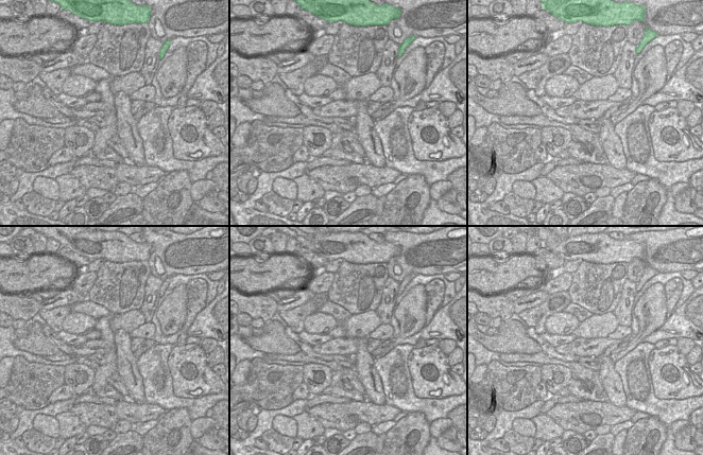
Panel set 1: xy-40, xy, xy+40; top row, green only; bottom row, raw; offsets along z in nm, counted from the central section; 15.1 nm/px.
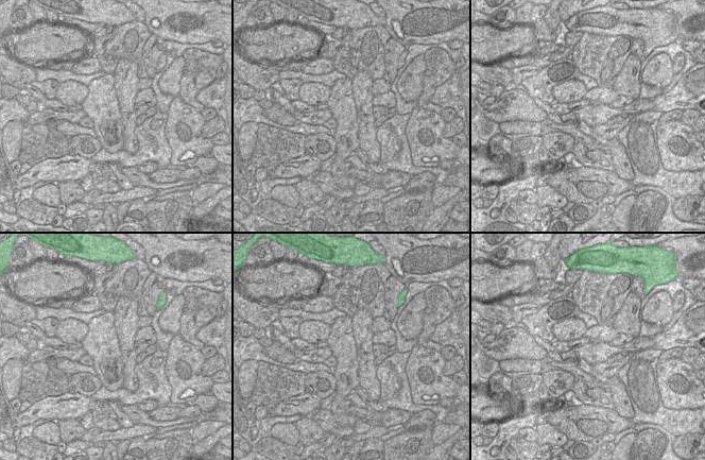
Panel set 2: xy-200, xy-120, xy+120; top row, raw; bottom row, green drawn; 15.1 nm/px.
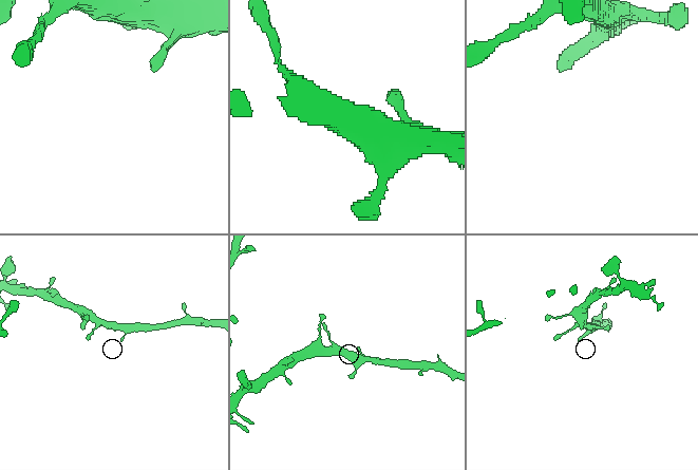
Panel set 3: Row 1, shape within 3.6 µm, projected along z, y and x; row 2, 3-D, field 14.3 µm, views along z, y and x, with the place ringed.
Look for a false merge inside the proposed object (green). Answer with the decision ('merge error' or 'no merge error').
no merge error

